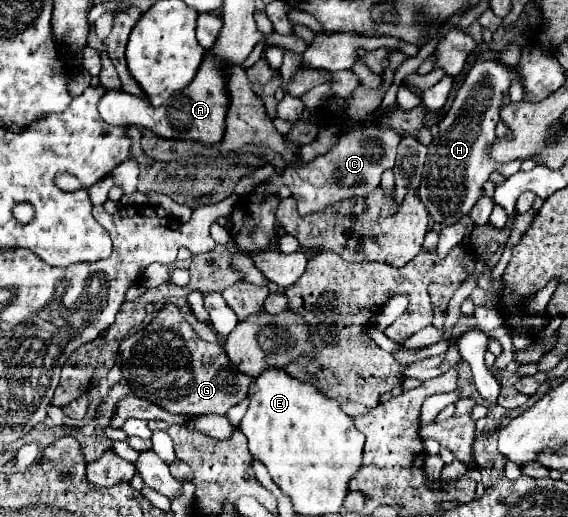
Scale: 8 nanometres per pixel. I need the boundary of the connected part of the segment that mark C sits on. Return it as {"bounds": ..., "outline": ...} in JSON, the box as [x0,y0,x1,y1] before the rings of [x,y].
{"bounds":[268,125,401,215],"outline":[[[359,125],[343,135],[339,135],[337,143],[329,147],[327,153],[317,155],[313,161],[303,163],[299,155],[295,155],[297,163],[291,163],[285,167],[281,175],[272,175],[268,179],[270,193],[277,193],[281,186],[289,185],[293,191],[293,197],[299,205],[299,215],[309,215],[313,211],[321,211],[337,201],[349,199],[349,197],[365,197],[369,195],[379,183],[381,173],[385,169],[391,169],[395,163],[395,151],[401,137],[393,129],[381,129],[375,125]]]}

